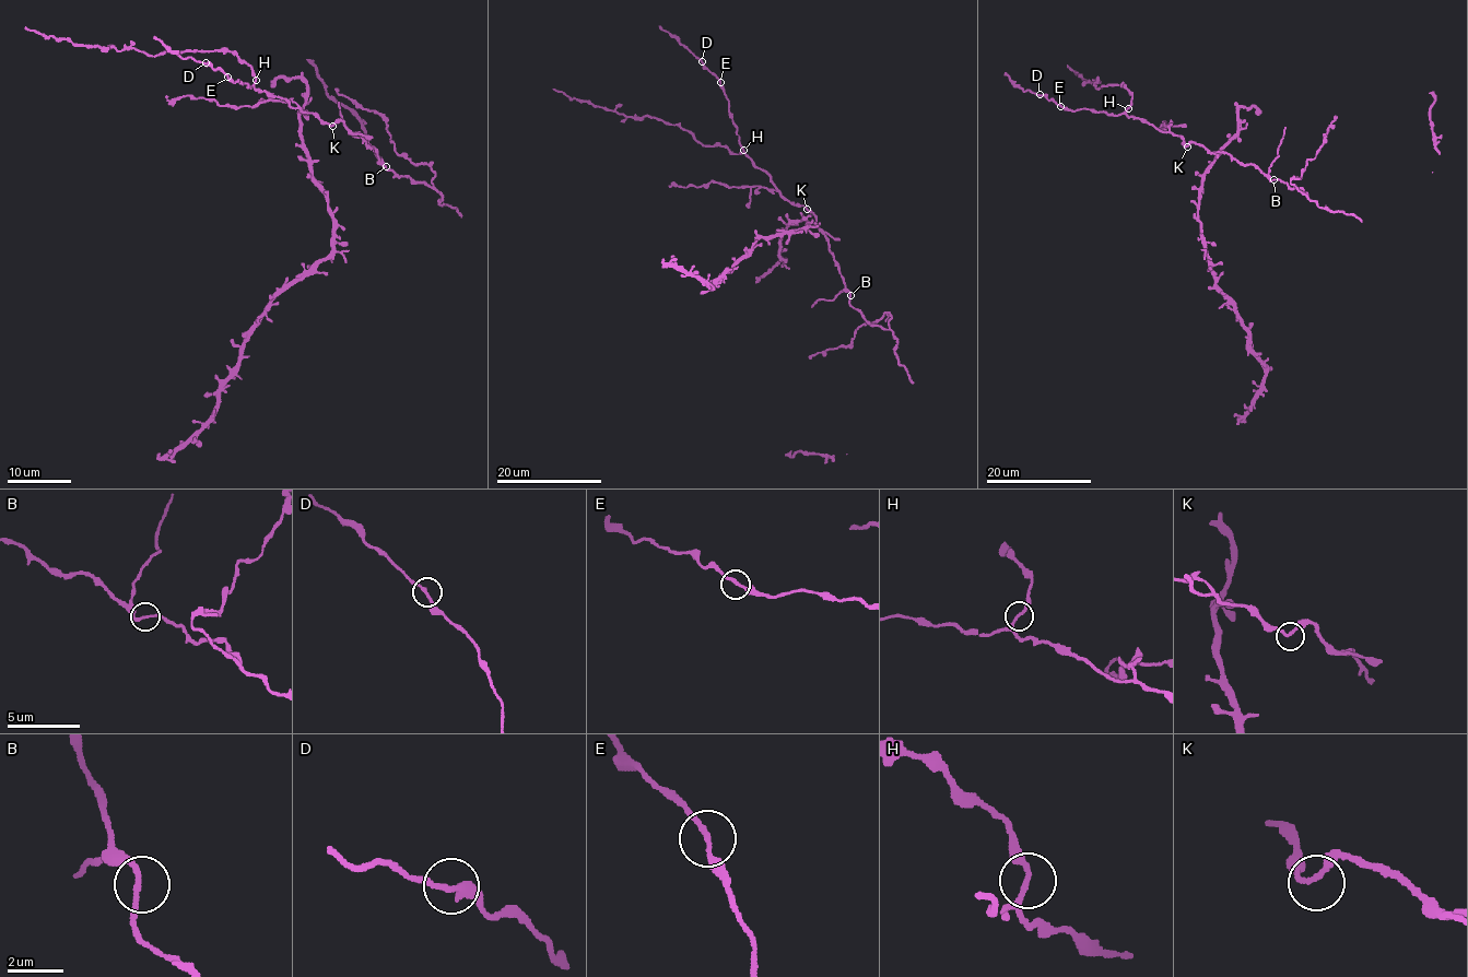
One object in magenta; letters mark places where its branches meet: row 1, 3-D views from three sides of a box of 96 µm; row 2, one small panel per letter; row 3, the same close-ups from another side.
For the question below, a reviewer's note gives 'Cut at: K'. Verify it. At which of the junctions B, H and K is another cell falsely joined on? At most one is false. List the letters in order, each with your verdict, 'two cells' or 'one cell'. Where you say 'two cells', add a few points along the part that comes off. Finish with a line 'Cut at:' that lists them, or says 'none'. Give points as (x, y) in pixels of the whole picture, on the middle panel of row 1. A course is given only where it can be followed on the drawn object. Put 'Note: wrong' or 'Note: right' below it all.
B: one cell
H: one cell
K: one cell
Cut at: none
Note: wrong

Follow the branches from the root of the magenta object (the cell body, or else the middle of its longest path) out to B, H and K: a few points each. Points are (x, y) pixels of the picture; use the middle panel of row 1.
B: (829, 244), (844, 287), (850, 295)
H: (829, 244), (815, 223), (814, 214), (805, 206), (788, 201), (743, 150)
K: (829, 244), (815, 223), (814, 214), (807, 209)

